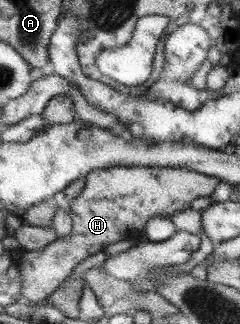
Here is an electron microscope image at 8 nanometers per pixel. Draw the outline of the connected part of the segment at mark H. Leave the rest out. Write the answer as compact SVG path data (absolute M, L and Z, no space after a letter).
M140 166L110 167L109 169L94 169L83 178L83 187L79 195L69 200L70 218L72 228L70 237L55 240L46 248L32 252L22 252L17 268L21 275L21 297L28 300L31 304L40 304L44 301L60 284L64 282L80 263L80 261L102 251L103 248L118 241L130 240L140 236L143 229L152 217L171 217L174 213L189 209L192 200L208 198L214 192L216 185L220 182L217 178L208 177L200 173L189 171L185 168L156 168Z

